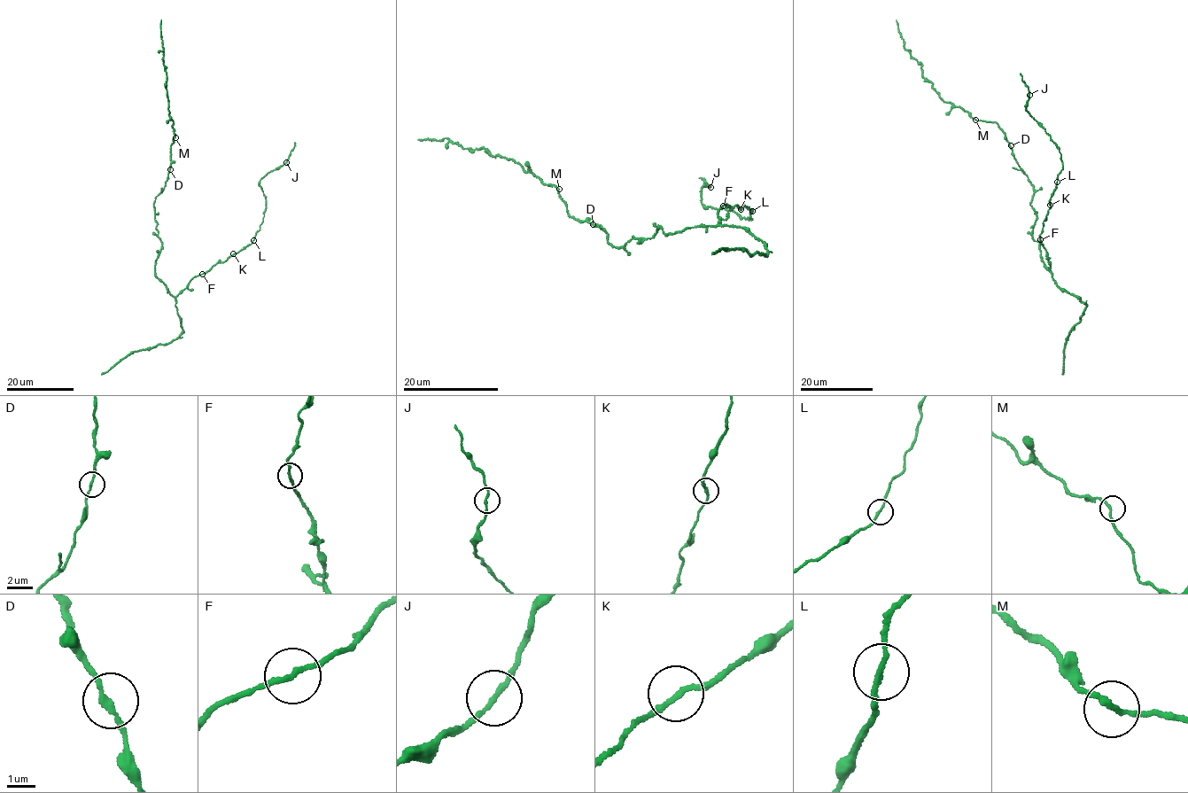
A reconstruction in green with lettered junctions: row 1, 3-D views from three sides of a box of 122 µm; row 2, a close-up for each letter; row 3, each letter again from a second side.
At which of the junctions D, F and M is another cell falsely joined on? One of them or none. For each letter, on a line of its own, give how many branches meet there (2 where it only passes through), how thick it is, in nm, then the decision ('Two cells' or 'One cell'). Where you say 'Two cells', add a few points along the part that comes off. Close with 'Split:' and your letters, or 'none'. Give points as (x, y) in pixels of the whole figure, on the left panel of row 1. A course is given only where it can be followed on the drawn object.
D: Branches: 2. Thickness 180 nm. One cell
F: Branches: 2. Thickness 180 nm. Two cells. Course of the part to remove: (203, 274), (252, 243), (260, 229), (267, 207), (260, 181), (285, 163), (294, 142)
M: Branches: 2. Thickness 180 nm. One cell
Split: F

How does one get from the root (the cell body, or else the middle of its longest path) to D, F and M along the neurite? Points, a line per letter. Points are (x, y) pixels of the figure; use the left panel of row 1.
D: (157, 257), (162, 243), (156, 228), (153, 204), (163, 190), (170, 169)
F: (157, 257), (155, 275), (174, 297), (191, 279), (203, 274)
M: (157, 257), (162, 243), (156, 228), (153, 204), (166, 179), (171, 146), (175, 137)

